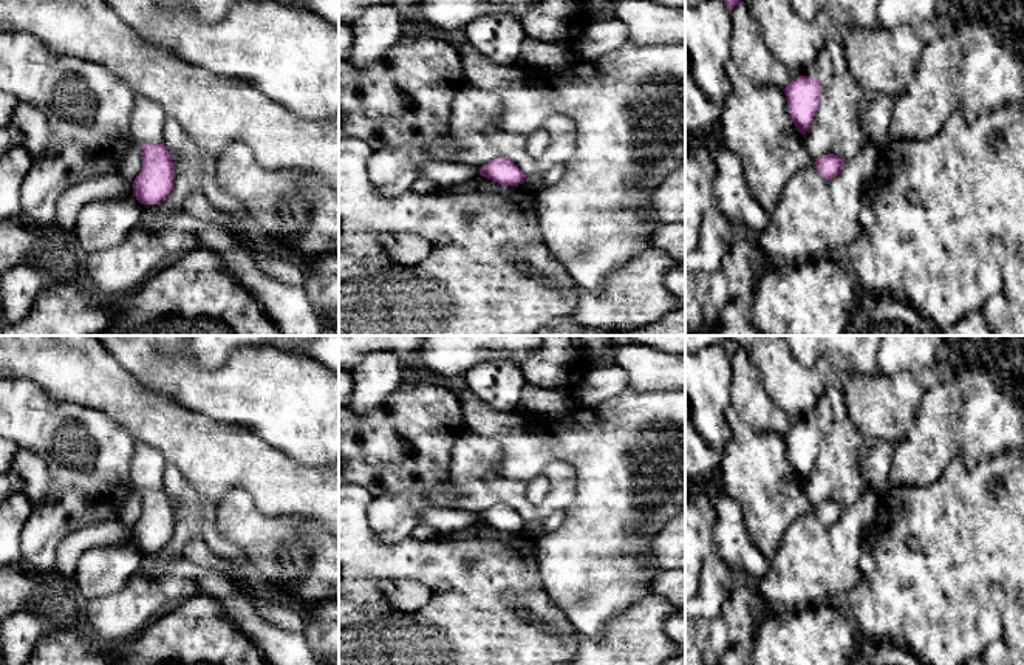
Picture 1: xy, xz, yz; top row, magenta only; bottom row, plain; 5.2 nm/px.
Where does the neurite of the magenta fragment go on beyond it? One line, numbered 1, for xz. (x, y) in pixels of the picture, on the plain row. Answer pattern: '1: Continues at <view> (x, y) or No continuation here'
1: No continuation here

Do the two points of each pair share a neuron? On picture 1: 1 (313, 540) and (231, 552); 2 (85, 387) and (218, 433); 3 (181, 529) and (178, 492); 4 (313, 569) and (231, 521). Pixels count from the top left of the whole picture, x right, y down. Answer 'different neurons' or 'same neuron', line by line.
1: different neurons
2: same neuron
3: same neuron
4: same neuron

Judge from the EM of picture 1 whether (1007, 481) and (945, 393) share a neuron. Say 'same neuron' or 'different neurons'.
different neurons

